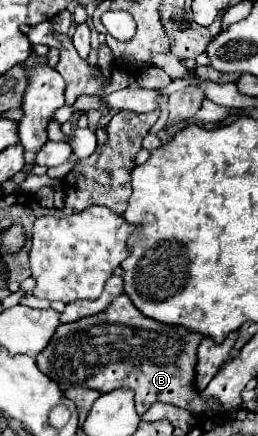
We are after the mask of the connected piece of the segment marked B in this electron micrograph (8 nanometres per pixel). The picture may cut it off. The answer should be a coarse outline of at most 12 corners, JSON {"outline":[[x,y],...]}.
{"outline":[[127,294],[61,324],[37,366],[61,390],[131,388],[221,412],[195,386],[203,334]]}

